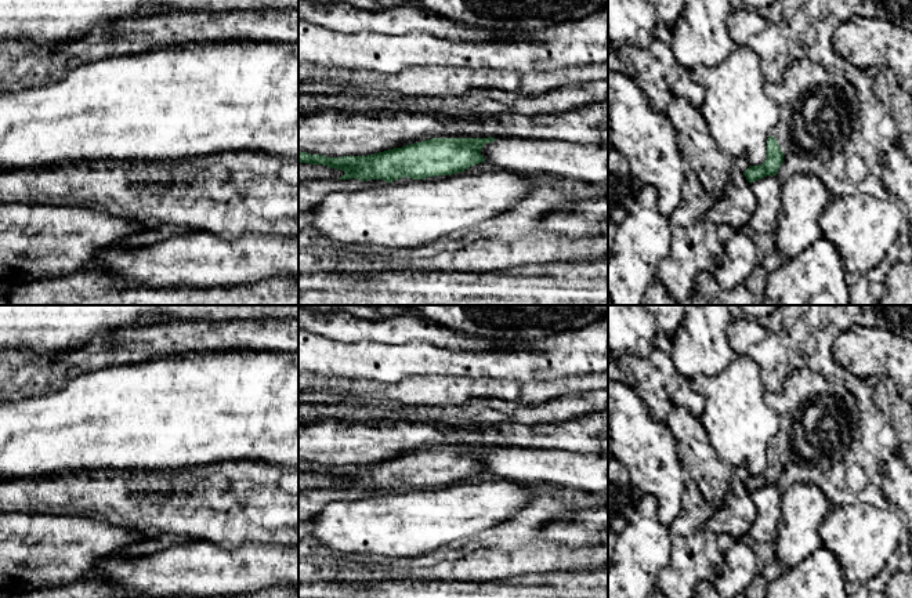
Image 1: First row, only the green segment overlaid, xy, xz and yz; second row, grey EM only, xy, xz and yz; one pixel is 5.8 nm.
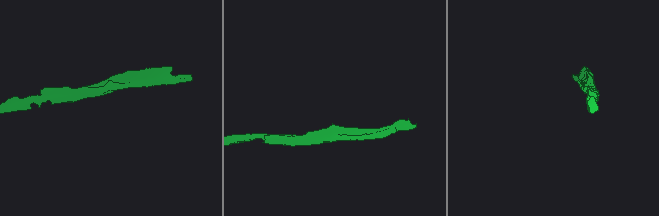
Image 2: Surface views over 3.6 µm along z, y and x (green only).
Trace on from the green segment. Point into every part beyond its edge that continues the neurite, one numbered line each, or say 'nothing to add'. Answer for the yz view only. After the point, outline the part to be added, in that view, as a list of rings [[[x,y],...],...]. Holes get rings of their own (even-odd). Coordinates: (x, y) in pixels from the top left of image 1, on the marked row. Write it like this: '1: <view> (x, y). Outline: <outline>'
nothing to add

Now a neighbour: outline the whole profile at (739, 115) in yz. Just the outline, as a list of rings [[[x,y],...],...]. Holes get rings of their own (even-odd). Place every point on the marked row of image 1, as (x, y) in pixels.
[[[739,46],[720,65],[696,66],[690,73],[705,91],[699,109],[717,146],[731,157],[746,156],[750,166],[763,164],[767,159],[767,139],[778,126],[782,110],[764,93],[761,61],[756,52]]]

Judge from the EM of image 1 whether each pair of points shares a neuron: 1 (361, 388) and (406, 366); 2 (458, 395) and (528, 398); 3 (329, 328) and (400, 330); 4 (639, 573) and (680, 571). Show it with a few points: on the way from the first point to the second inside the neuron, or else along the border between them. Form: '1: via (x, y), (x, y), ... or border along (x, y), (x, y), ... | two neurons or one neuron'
1: border along (344, 377), (366, 377), (377, 381), (398, 383) | two neurons
2: via (476, 390), (510, 391) | one neuron
3: via (347, 329), (382, 330) | one neuron
4: border along (672, 540), (670, 561), (657, 577) | two neurons

